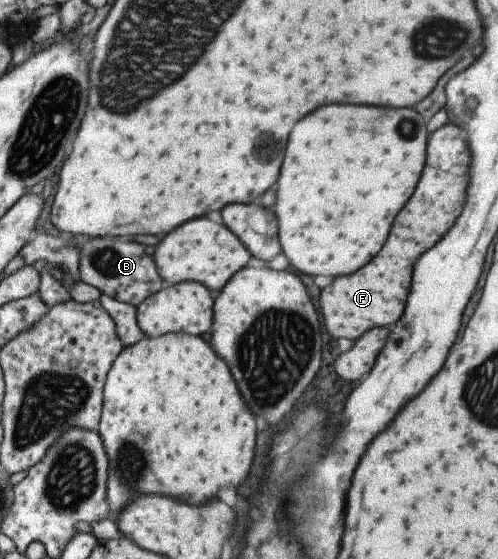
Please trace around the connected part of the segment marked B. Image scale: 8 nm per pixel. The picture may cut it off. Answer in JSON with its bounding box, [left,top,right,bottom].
[69,235,164,308]

